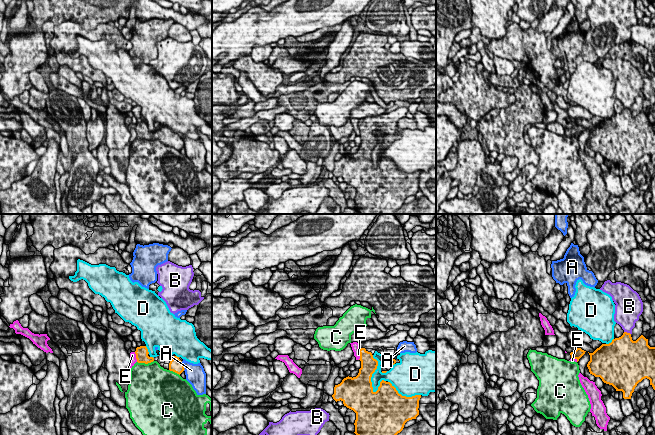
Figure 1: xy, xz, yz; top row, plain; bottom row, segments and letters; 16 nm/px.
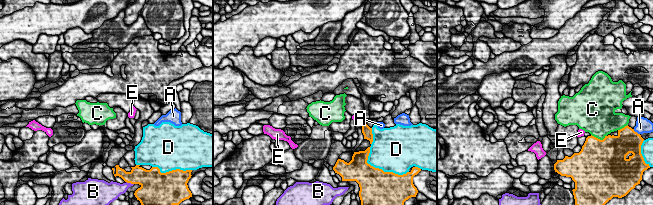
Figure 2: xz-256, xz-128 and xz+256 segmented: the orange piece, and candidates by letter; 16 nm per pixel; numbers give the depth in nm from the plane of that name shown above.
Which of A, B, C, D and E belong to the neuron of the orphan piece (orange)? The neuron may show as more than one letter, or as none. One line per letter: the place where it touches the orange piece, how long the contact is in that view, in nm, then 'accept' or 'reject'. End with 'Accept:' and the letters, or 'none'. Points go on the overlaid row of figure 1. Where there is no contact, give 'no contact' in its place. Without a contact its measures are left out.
A: contact xy (183, 366); length 170 nm; reject
B: contact yz (626, 332); length 120 nm; reject
C: contact xy (145, 363); length 280 nm; reject
D: contact xz (372, 373); length 600 nm; reject
E: contact xz (360, 354); length 180 nm; reject
Accept: none

